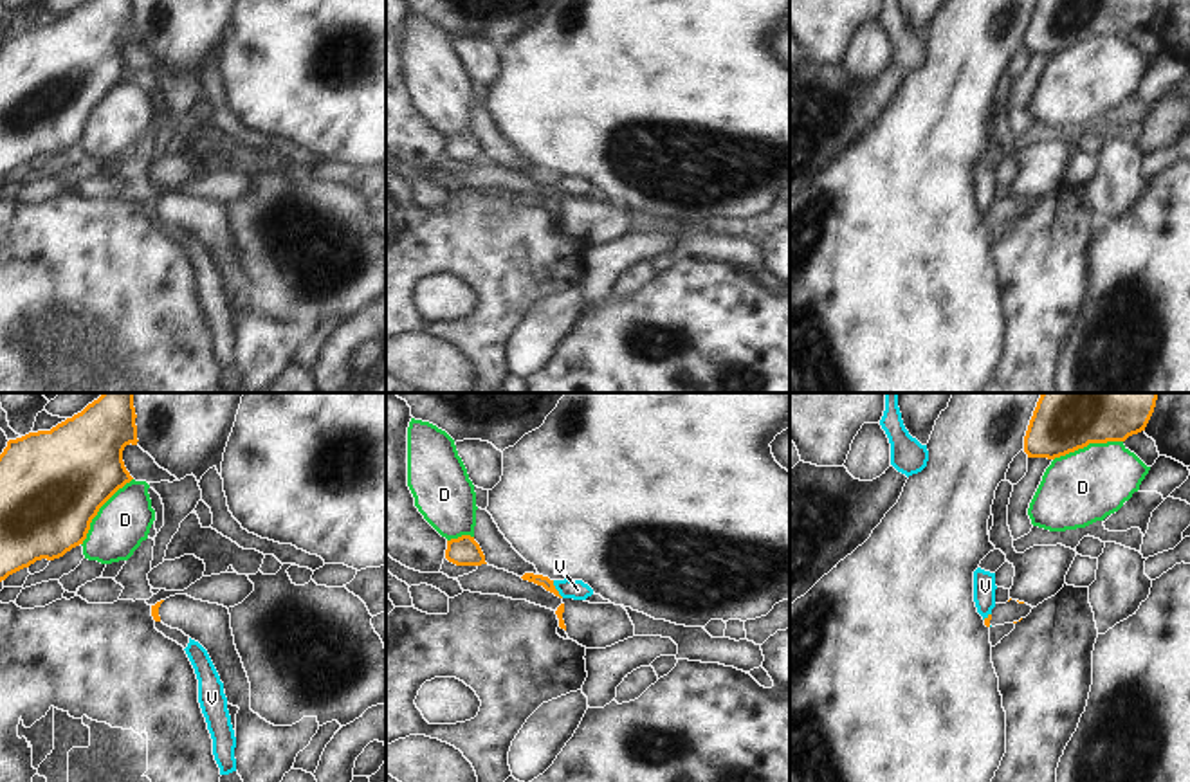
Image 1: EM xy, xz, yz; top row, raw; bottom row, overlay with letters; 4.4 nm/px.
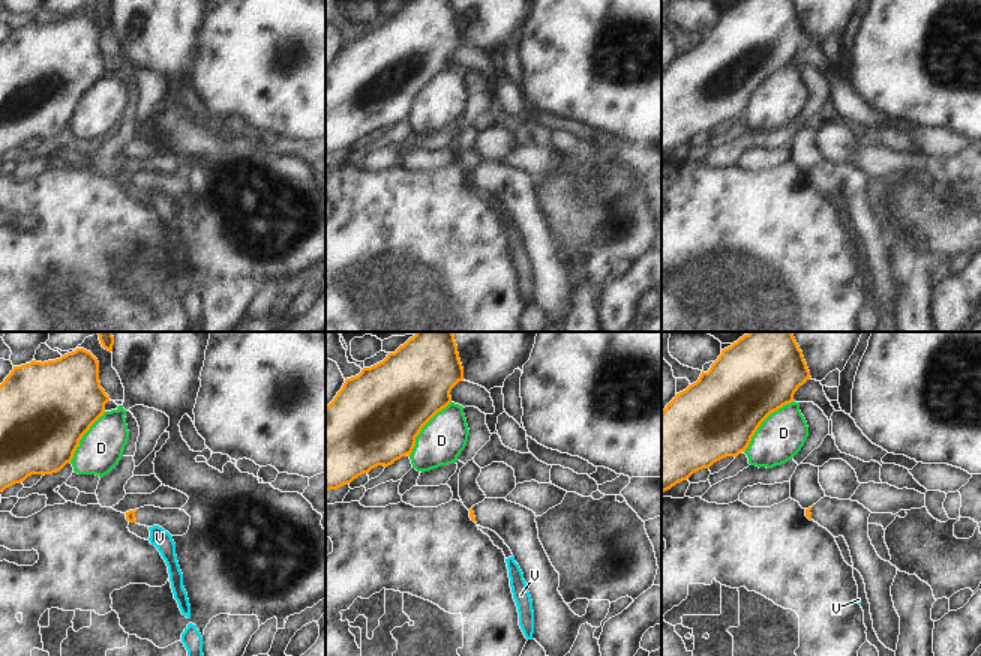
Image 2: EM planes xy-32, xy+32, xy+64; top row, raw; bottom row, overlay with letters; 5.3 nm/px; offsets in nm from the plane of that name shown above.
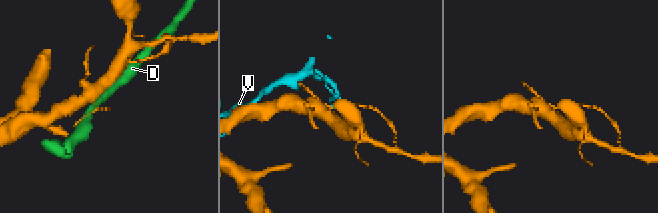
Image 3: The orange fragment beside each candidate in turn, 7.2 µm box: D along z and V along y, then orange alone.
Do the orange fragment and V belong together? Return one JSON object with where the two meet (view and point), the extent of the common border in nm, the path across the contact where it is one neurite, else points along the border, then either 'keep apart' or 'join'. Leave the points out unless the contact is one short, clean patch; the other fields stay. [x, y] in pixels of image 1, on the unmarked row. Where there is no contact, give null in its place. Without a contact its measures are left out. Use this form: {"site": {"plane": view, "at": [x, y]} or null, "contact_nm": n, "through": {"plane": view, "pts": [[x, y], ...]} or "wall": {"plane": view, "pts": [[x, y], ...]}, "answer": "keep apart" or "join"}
{"site": {"plane": "xz", "at": [556, 186]}, "contact_nm": 90, "wall": {"plane": "xz", "pts": [[552, 177], [563, 193]]}, "answer": "keep apart"}

